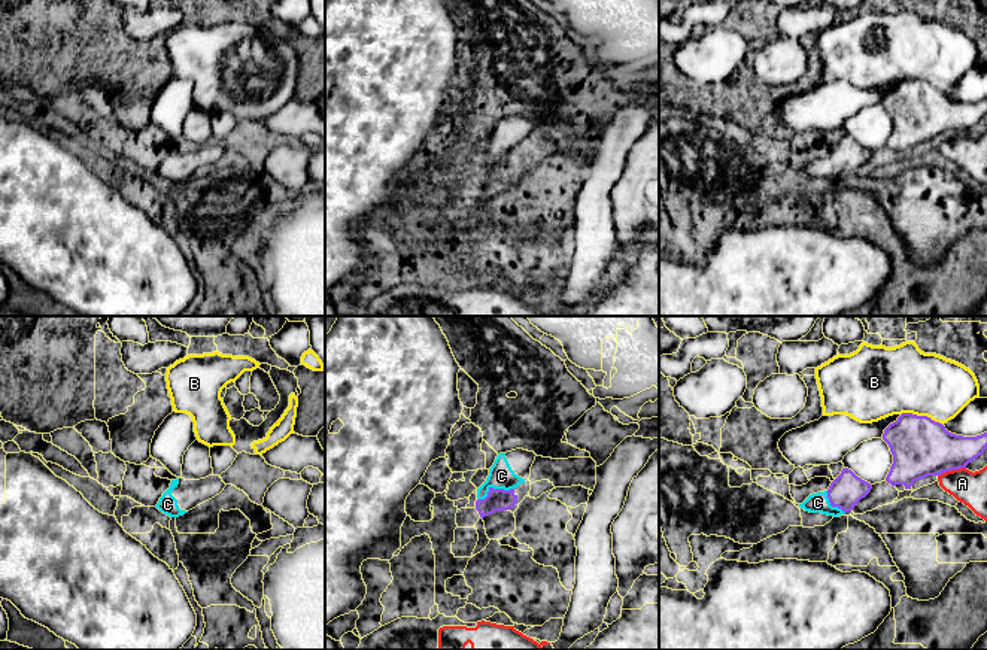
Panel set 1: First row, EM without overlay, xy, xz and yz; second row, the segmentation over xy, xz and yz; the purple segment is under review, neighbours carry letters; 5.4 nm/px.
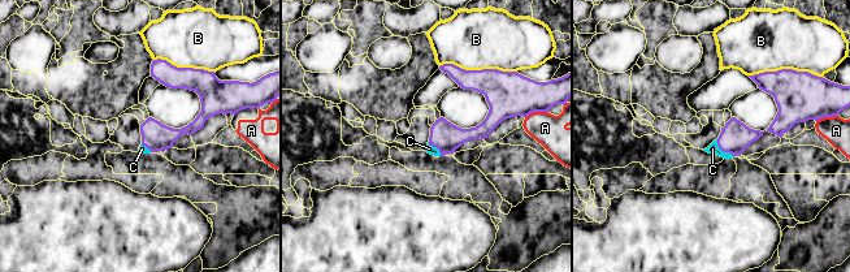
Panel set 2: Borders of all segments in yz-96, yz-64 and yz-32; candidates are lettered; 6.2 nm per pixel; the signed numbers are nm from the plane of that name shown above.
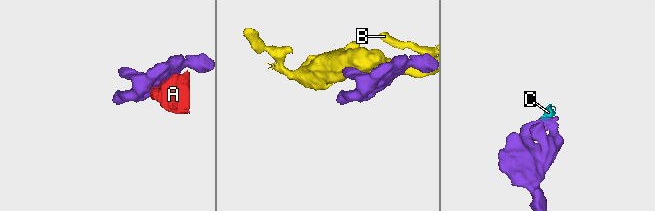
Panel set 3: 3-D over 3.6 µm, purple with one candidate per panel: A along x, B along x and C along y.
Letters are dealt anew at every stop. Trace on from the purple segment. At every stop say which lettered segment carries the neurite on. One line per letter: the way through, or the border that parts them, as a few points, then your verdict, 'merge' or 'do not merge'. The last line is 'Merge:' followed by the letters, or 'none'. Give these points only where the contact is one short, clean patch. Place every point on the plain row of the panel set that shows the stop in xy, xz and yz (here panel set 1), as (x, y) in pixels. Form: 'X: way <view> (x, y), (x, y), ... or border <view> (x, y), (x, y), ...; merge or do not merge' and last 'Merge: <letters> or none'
A: do not merge
B: do not merge
C: merge
Merge: C

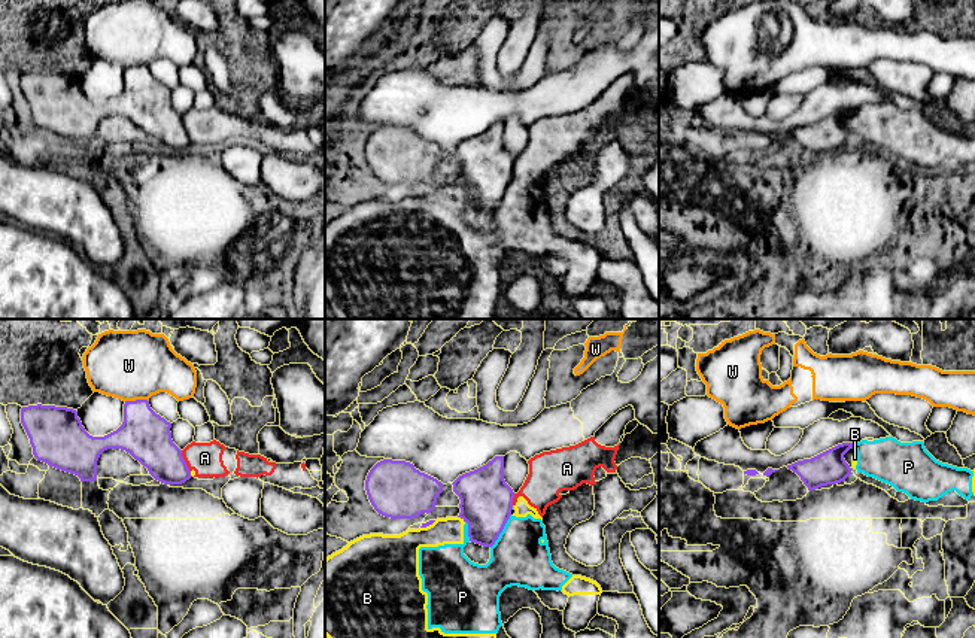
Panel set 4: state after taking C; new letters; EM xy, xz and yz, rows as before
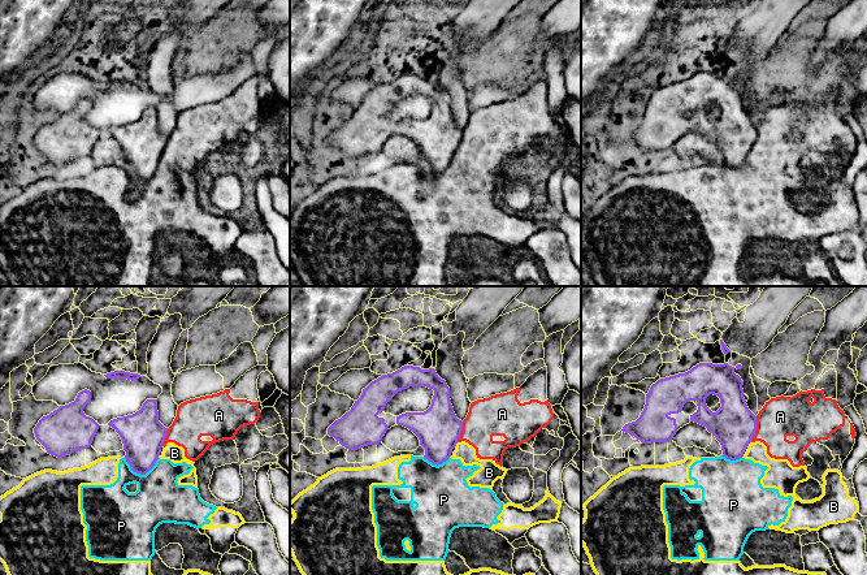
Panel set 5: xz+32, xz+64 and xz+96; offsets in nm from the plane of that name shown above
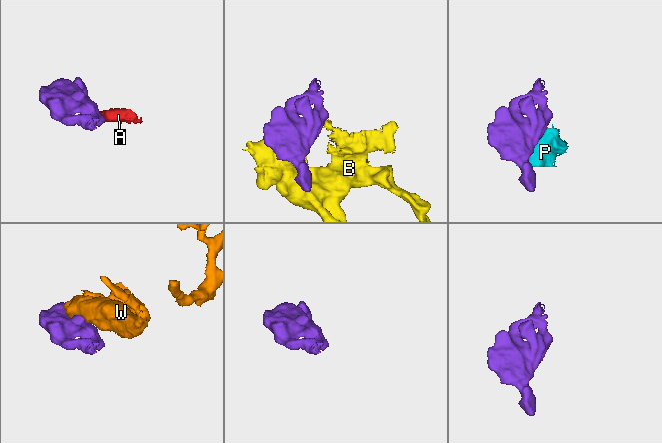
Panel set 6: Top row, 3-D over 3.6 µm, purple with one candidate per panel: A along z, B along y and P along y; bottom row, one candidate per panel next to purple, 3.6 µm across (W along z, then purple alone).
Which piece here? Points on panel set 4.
A: border xy (181, 117), (190, 137); do not merge
B: do not merge
P: do not merge
W: do not merge
Merge: none

